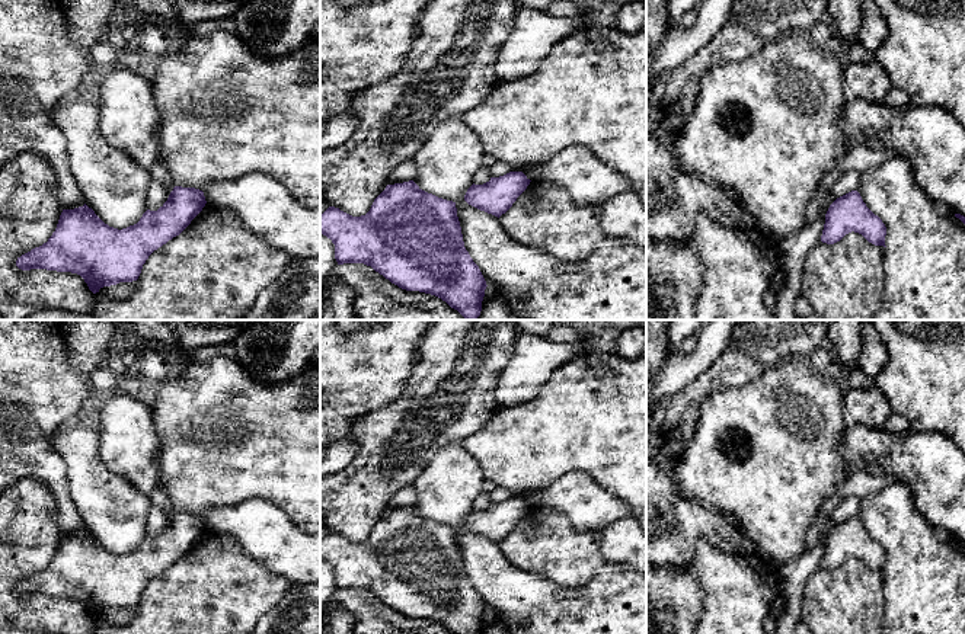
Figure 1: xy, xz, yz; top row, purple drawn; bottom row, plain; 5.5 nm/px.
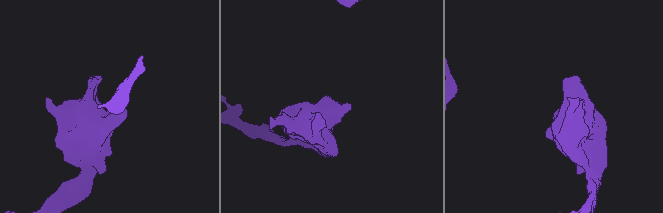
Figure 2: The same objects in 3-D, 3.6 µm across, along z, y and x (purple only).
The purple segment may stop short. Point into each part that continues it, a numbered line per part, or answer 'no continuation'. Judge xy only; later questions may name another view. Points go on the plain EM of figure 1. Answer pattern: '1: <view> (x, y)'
no continuation

